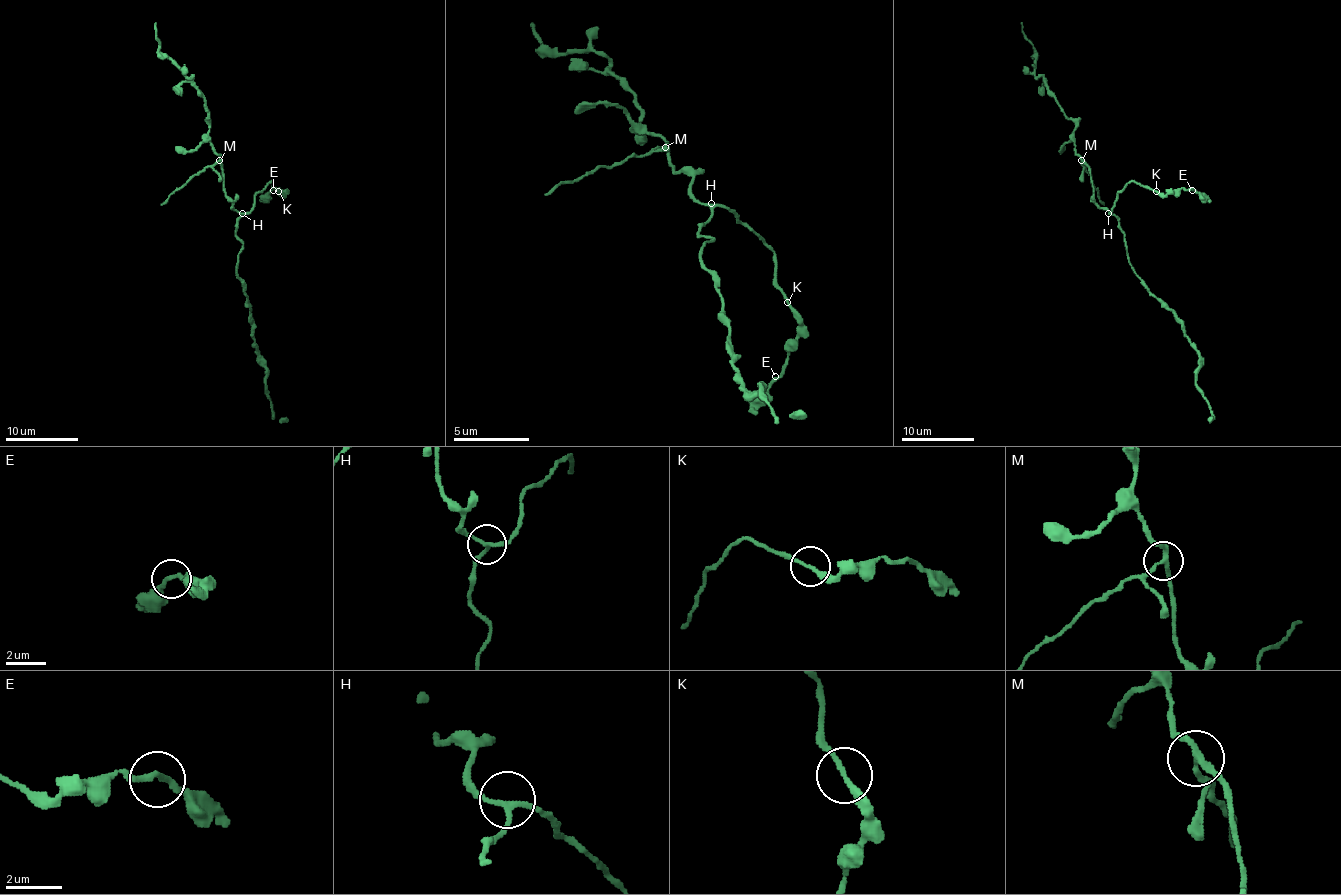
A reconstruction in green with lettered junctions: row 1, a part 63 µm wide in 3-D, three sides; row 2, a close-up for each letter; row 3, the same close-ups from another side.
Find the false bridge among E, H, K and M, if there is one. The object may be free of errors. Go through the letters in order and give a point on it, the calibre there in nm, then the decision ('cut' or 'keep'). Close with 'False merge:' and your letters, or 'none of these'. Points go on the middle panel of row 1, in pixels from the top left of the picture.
E: (775, 376) | 200 nm | keep
H: (711, 203) | 170 nm | keep
K: (787, 302) | 190 nm | keep
M: (665, 147) | 190 nm | cut
False merge: M

